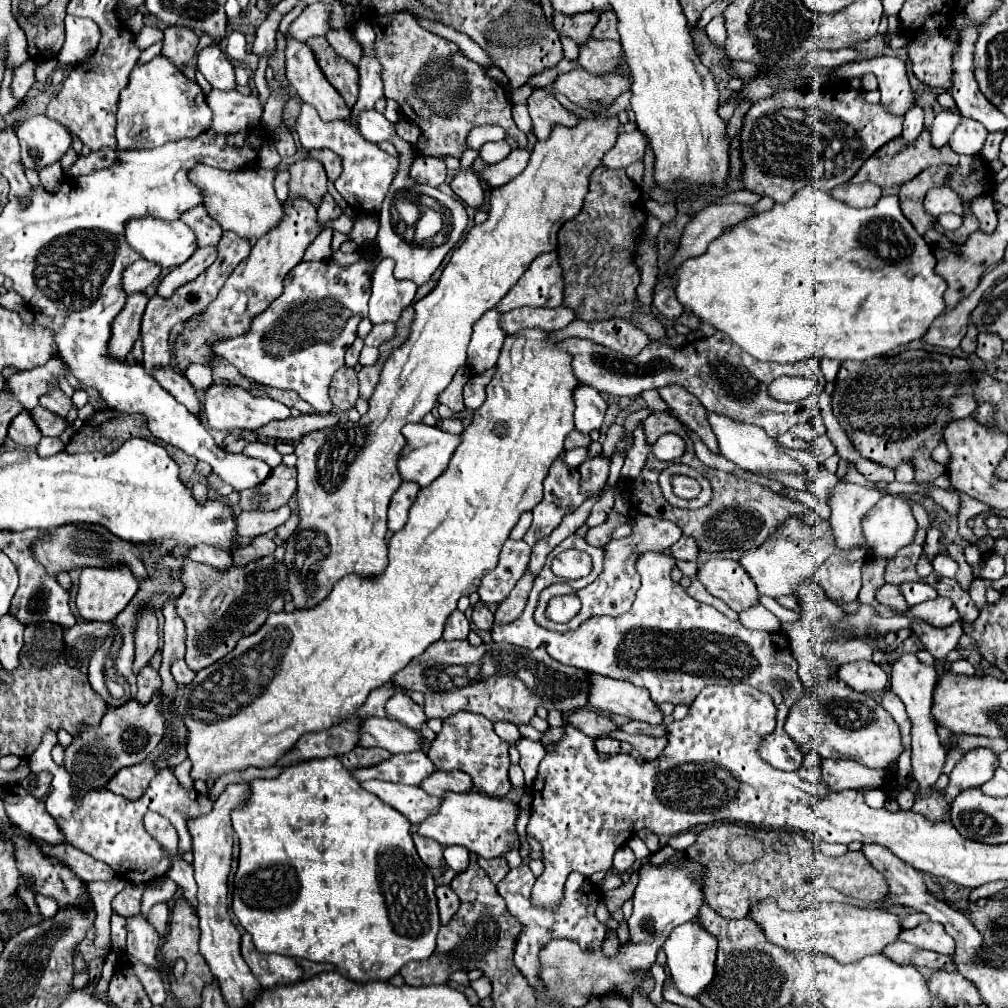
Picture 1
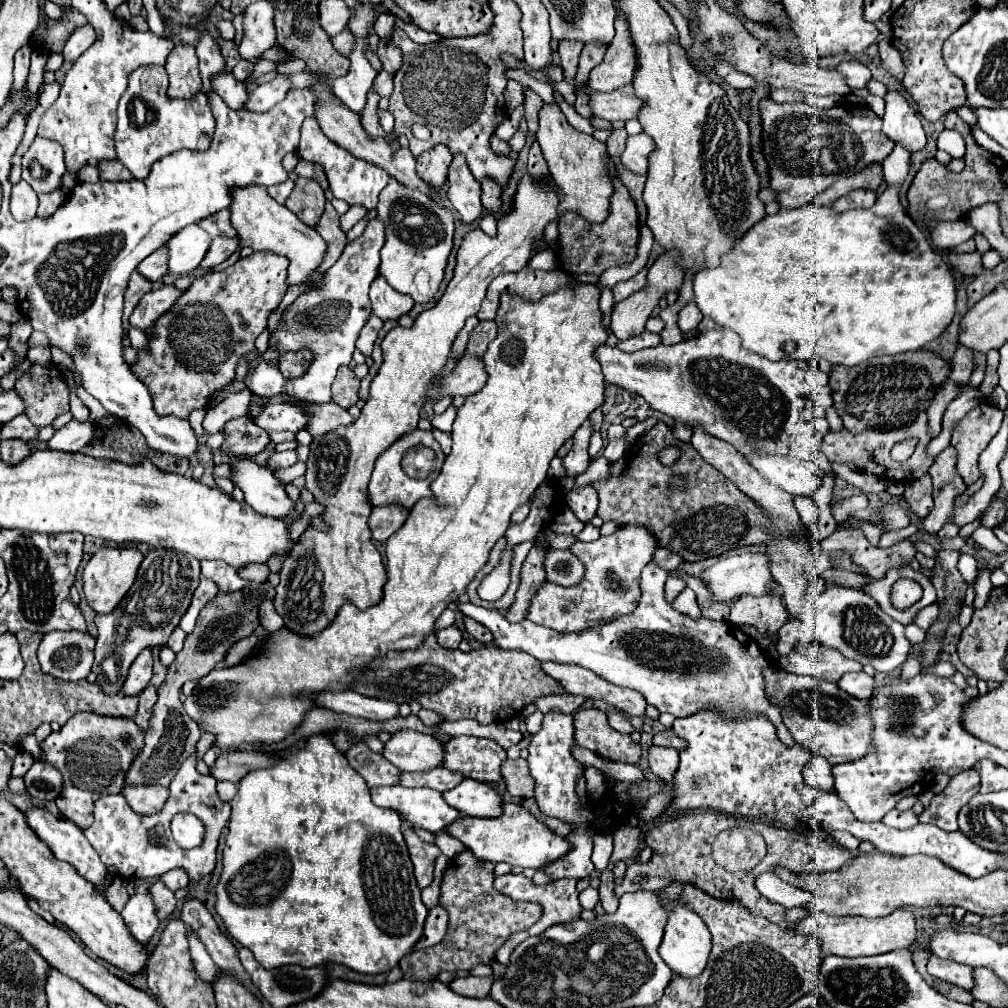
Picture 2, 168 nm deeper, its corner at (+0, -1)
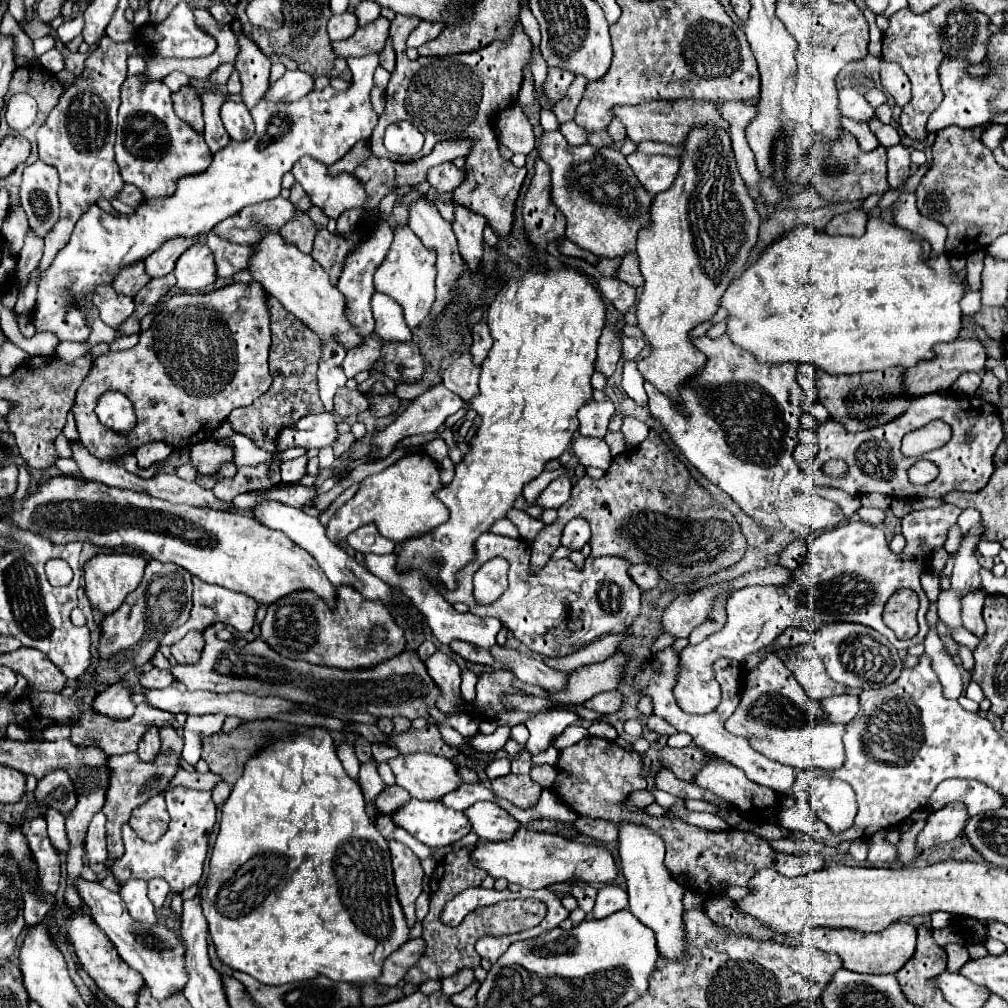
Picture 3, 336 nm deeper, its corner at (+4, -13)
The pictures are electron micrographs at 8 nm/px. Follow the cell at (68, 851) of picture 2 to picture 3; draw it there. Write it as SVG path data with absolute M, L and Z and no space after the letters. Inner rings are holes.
M80 877L76 881L76 891L80 891L82 901L92 911L92 919L104 929L108 939L118 949L118 955L130 967L134 967L136 971L142 973L146 985L152 989L152 995L156 999L166 999L172 991L184 989L188 977L186 977L186 969L184 969L184 945L178 935L174 935L172 931L168 931L162 925L148 927L144 923L134 921L128 915L128 909L124 907L124 901L120 899L120 895L108 891L106 887L102 887L96 881L88 881L88 879Z

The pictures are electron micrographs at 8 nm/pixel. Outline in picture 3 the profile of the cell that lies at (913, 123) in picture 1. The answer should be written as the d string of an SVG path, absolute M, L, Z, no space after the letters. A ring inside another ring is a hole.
M880 217L870 219L866 225L866 233L862 237L850 237L850 235L828 235L828 233L816 233L810 227L796 227L796 231L788 231L788 235L782 235L776 239L776 243L768 245L758 257L750 259L746 269L736 277L724 297L720 299L720 307L728 311L726 317L726 335L736 343L738 347L744 347L744 351L756 355L756 361L760 363L812 363L820 367L822 371L830 375L854 375L854 373L864 373L864 371L884 371L888 367L914 367L920 359L932 359L932 347L942 341L954 341L960 331L960 319L962 319L962 309L960 309L960 299L964 297L964 287L950 269L950 263L946 257L932 259L932 267L924 263L924 251L922 251L922 241L912 233L896 227Z

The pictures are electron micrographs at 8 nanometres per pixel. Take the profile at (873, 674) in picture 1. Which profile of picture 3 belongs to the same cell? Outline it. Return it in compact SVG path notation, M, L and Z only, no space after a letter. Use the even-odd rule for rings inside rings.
M838 695L838 697L828 697L822 701L822 707L828 715L830 721L834 723L850 723L854 715L860 709L860 699L856 695Z

